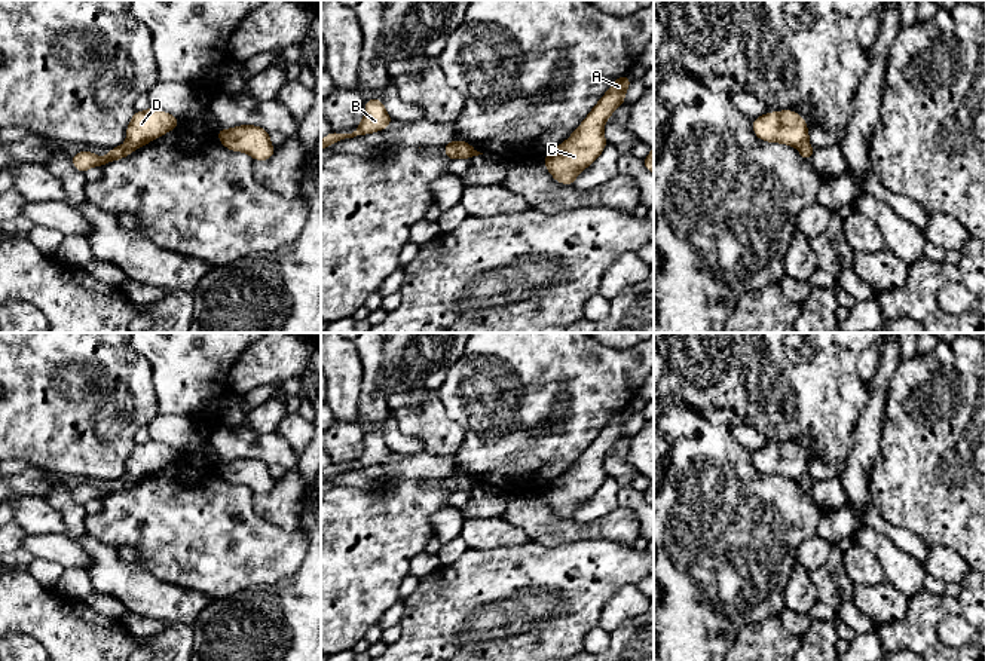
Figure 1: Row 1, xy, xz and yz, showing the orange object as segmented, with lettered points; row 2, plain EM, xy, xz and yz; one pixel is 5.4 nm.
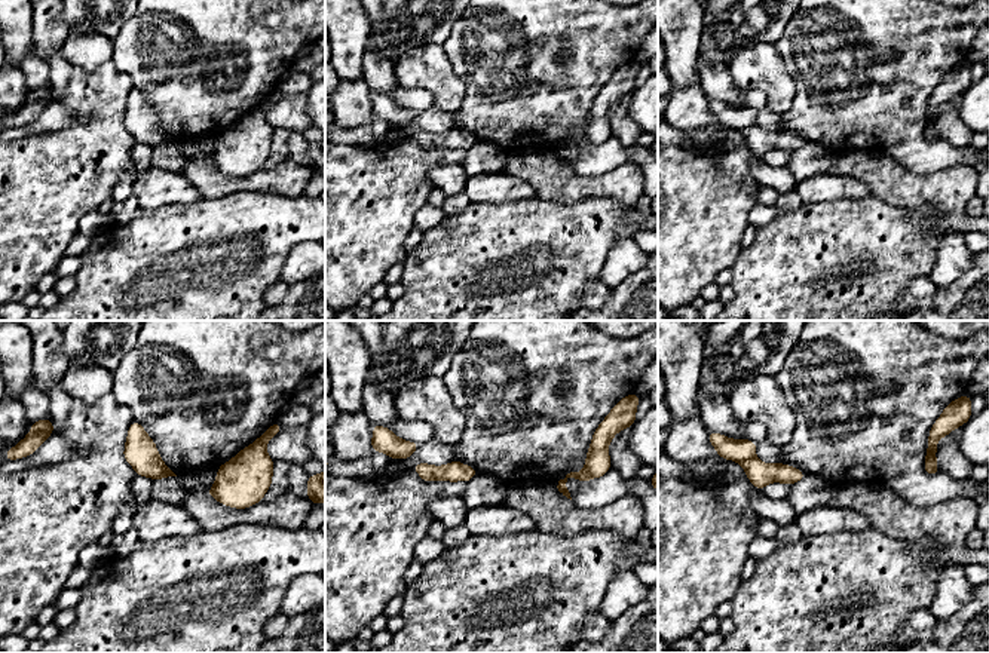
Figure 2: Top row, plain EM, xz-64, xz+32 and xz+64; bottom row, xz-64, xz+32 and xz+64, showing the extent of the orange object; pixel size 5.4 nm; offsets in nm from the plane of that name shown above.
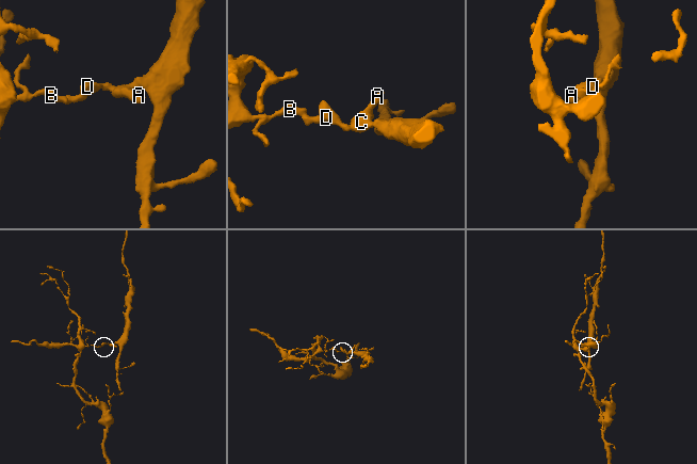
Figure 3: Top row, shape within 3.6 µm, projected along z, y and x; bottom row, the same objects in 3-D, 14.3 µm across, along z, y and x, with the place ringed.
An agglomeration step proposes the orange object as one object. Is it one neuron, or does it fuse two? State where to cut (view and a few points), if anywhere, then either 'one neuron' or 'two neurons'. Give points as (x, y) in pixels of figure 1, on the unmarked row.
cut in yz along (807, 473), (797, 480); two neurons

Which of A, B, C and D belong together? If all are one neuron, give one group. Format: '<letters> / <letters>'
A C D / B

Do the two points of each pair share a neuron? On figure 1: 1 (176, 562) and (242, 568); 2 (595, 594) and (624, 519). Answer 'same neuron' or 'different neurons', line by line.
1: same neuron
2: different neurons

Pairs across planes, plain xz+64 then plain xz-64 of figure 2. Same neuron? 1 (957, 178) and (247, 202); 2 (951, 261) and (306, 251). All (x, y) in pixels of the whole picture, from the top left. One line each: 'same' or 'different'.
1: different
2: same

